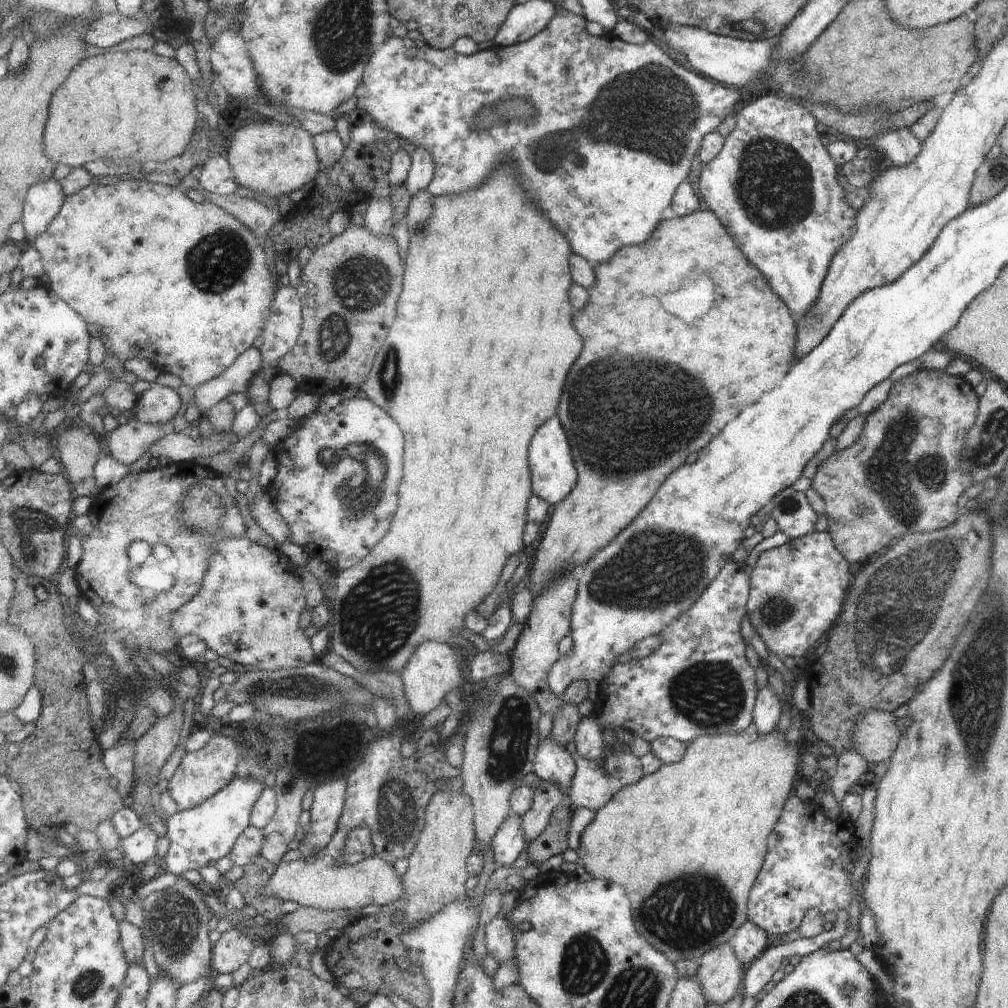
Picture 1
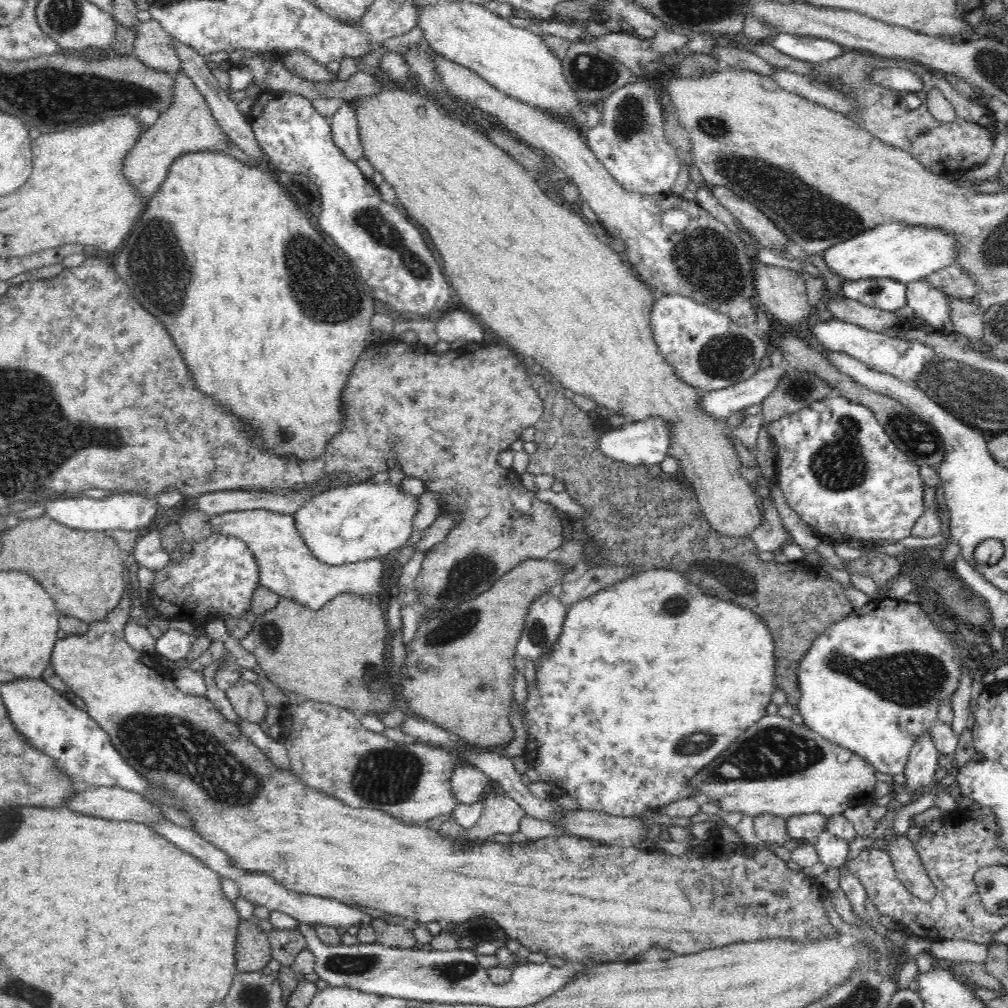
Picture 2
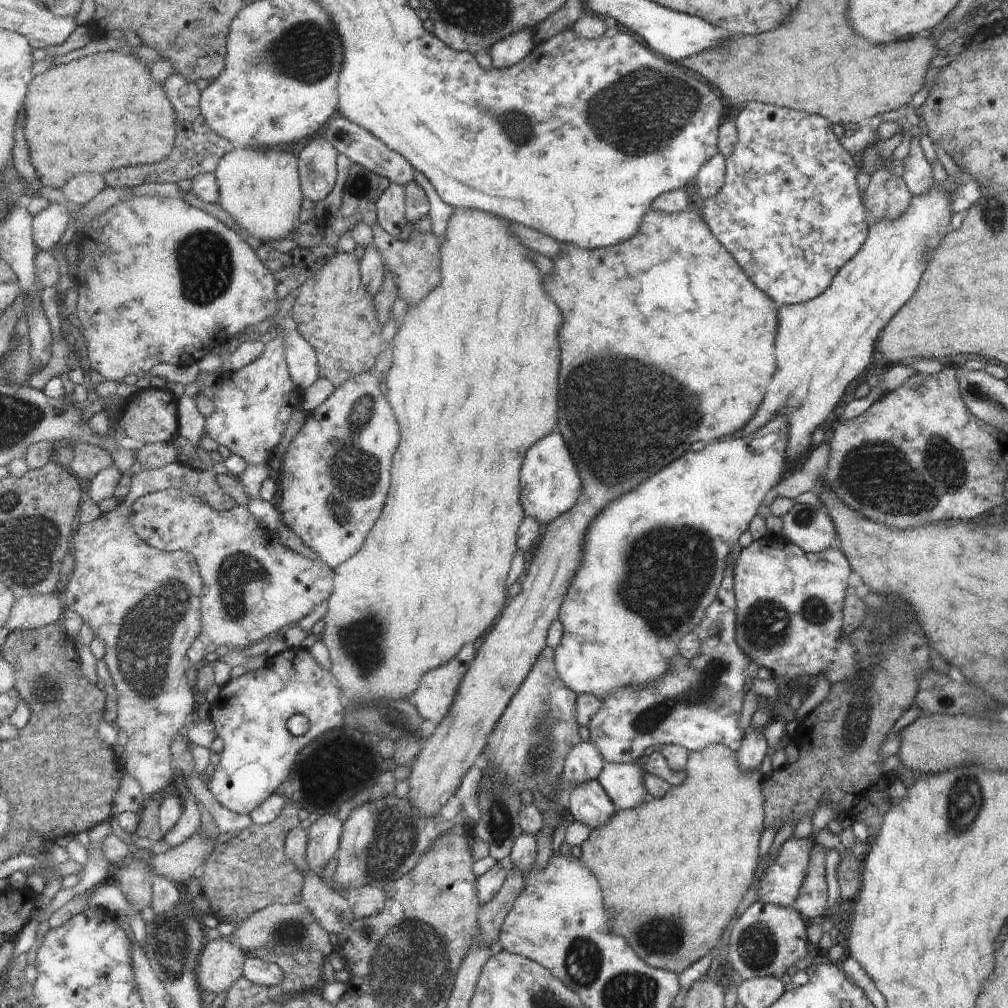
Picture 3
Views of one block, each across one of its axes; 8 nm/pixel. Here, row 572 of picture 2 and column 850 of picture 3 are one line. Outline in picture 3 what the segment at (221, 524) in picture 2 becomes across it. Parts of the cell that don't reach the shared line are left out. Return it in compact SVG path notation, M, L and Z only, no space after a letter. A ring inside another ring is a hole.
M935 182L923 193L913 197L904 213L894 221L875 222L868 228L865 240L859 250L852 256L831 279L829 286L819 296L805 302L781 305L776 310L776 327L773 337L775 370L766 386L763 398L759 401L754 416L735 431L733 436L746 437L755 433L773 417L781 415L786 419L788 439L784 457L792 461L801 456L811 445L811 434L821 426L823 420L841 400L849 382L853 382L865 366L871 362L873 343L881 329L892 316L911 298L915 292L926 261L926 250L932 249L950 230L949 218L953 213L949 207L947 192Z

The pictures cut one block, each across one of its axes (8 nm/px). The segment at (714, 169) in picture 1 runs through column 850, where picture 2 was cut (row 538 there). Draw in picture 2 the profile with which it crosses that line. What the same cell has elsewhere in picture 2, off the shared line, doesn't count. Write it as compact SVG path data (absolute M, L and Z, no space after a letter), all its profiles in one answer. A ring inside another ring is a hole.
M212 533L206 540L188 548L179 563L169 563L164 570L156 571L151 590L151 606L168 620L193 621L202 632L203 623L216 615L248 617L250 596L258 587L258 563L254 553L242 540Z

